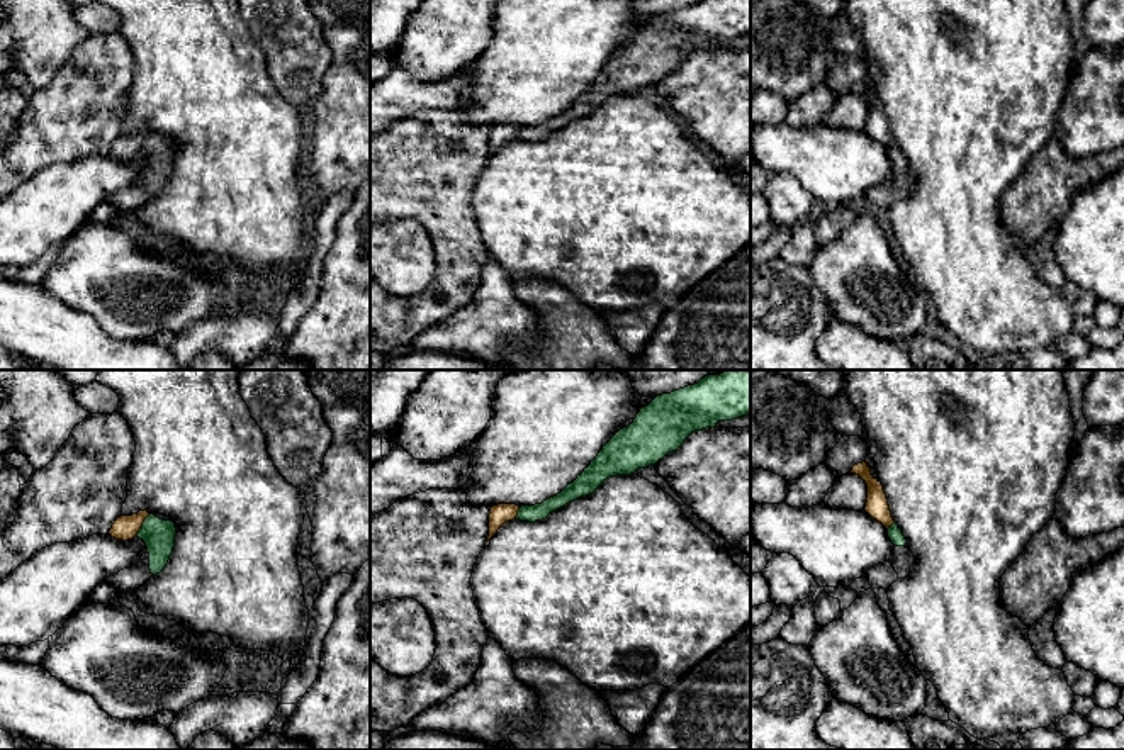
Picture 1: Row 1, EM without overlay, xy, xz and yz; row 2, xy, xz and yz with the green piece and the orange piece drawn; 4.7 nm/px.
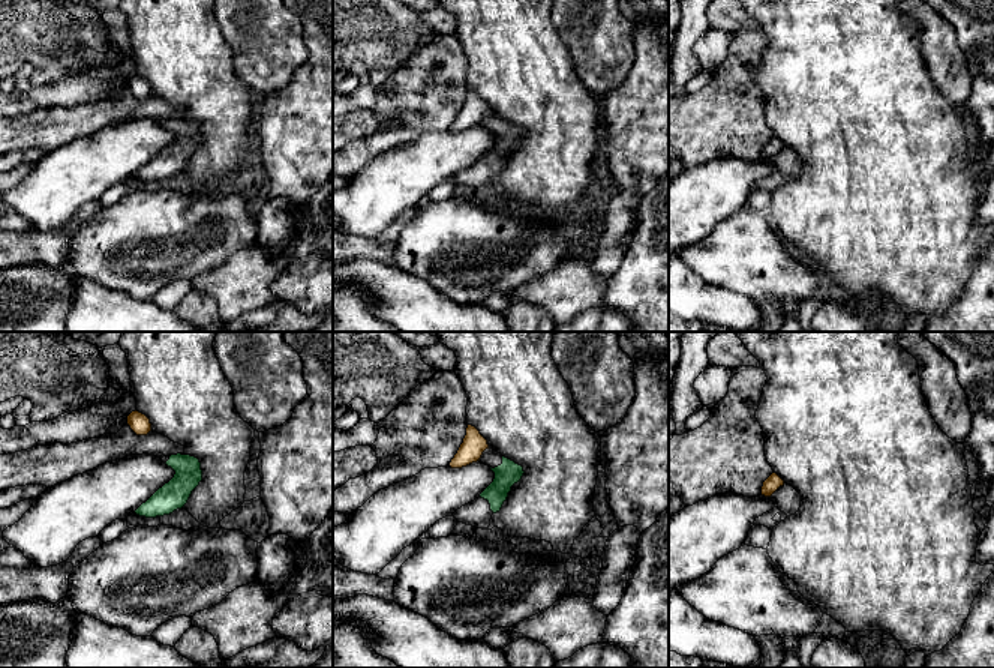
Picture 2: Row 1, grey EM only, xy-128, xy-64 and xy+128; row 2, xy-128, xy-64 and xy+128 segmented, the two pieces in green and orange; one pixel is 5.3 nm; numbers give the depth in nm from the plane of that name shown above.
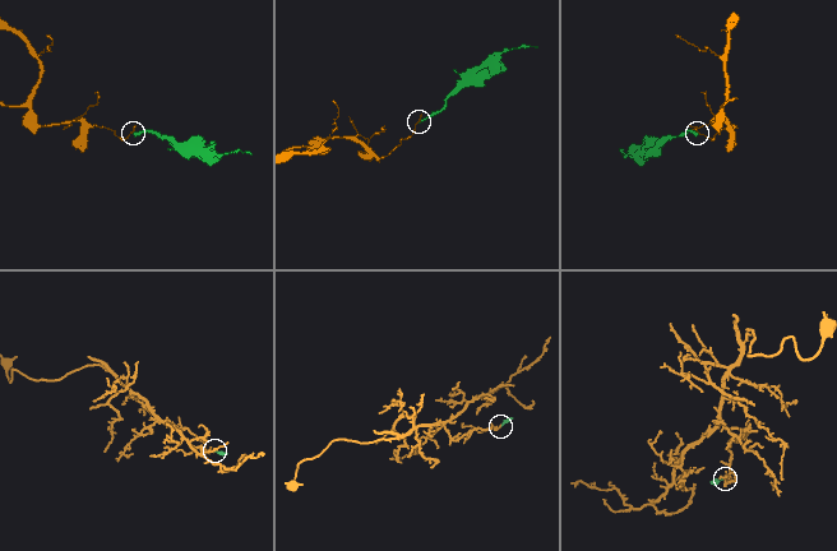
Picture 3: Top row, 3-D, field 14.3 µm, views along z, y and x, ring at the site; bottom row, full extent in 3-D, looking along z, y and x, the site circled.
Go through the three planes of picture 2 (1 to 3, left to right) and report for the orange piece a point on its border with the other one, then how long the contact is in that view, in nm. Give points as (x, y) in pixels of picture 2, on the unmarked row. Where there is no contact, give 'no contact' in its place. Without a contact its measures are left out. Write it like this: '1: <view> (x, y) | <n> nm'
1: no contact
2: no contact
3: no contact

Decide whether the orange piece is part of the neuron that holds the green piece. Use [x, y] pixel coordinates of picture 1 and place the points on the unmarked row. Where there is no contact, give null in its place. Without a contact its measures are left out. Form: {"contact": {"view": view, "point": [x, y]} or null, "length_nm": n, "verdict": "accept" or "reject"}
{"contact": {"view": "xy", "point": [143, 145]}, "length_nm": 130, "verdict": "reject"}

